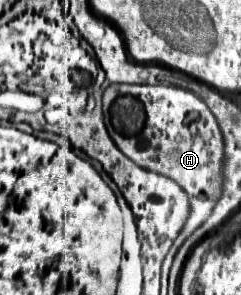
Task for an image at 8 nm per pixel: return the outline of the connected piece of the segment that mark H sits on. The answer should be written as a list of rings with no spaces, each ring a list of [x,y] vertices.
[[[112,84],[104,98],[110,100],[108,104],[114,104],[120,96],[132,96],[138,98],[144,104],[146,110],[146,124],[140,134],[136,136],[122,136],[114,132],[112,124],[108,124],[110,136],[114,144],[130,158],[134,164],[148,168],[156,174],[172,178],[180,188],[186,192],[190,200],[190,216],[178,234],[176,242],[172,244],[162,270],[166,272],[172,264],[174,254],[182,246],[182,242],[210,216],[212,208],[216,206],[220,198],[220,184],[222,184],[222,166],[224,166],[224,142],[222,132],[216,124],[214,114],[208,110],[208,106],[196,98],[190,90],[176,88],[176,86],[130,86],[130,84]]]

